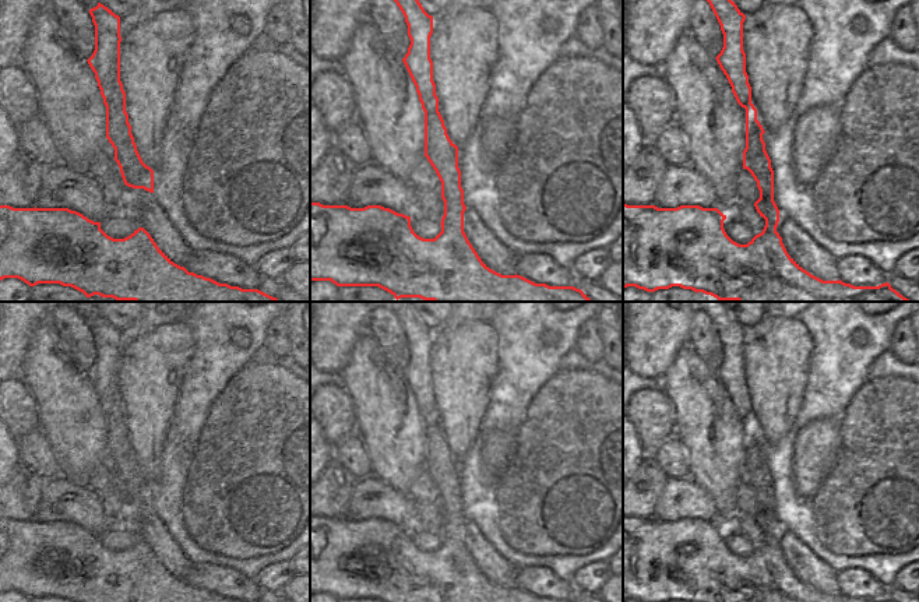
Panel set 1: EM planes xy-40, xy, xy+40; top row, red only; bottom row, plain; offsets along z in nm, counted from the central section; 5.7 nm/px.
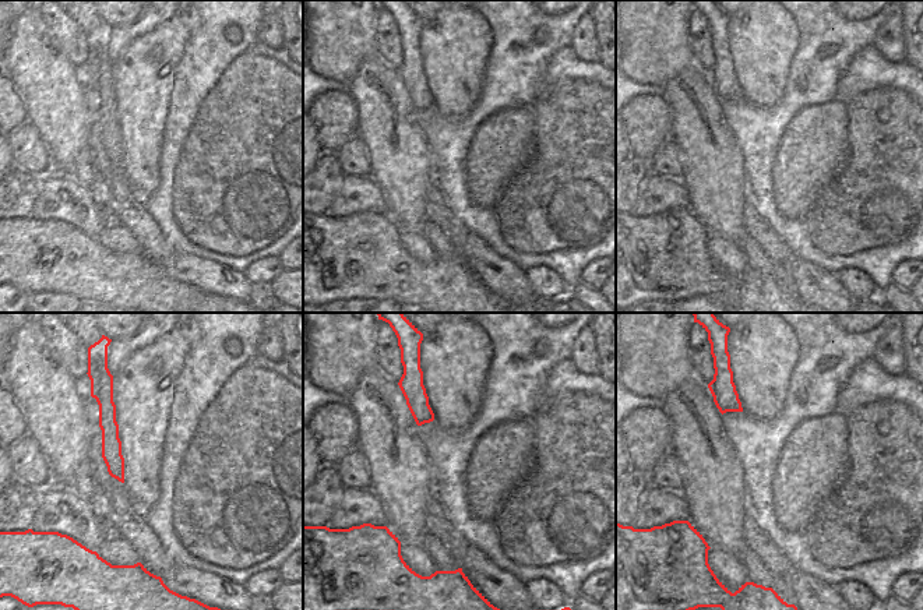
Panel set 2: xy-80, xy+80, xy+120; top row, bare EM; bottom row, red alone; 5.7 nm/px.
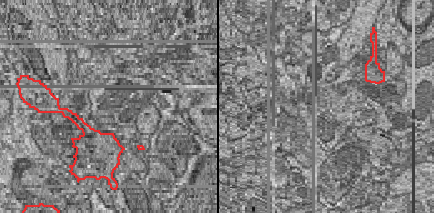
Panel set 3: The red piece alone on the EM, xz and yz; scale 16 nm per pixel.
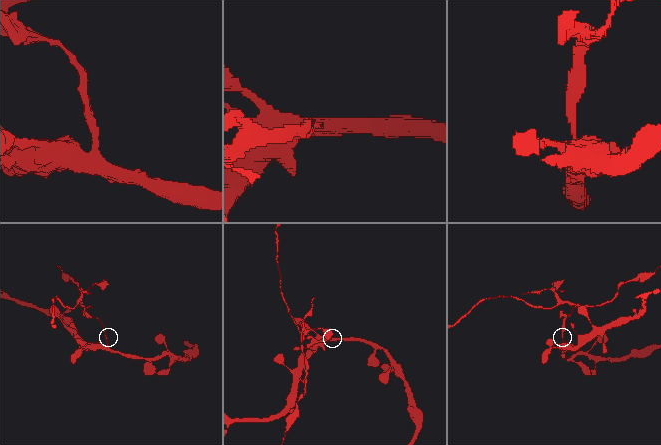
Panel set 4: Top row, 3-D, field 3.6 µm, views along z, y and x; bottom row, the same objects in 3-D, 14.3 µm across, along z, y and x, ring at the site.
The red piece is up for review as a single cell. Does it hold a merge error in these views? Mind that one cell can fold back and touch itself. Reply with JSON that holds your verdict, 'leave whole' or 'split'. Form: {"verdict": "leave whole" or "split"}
{"verdict": "split"}

